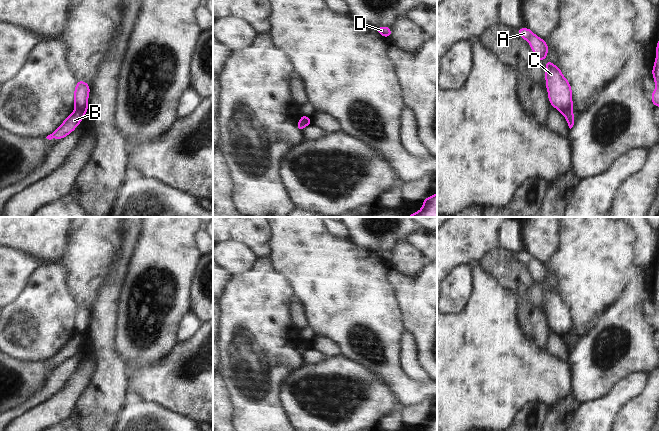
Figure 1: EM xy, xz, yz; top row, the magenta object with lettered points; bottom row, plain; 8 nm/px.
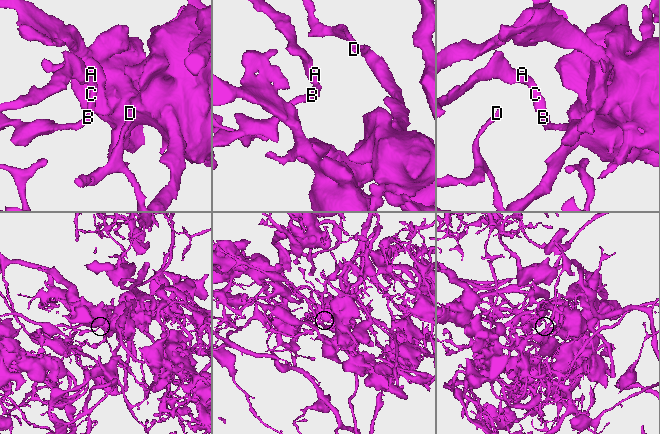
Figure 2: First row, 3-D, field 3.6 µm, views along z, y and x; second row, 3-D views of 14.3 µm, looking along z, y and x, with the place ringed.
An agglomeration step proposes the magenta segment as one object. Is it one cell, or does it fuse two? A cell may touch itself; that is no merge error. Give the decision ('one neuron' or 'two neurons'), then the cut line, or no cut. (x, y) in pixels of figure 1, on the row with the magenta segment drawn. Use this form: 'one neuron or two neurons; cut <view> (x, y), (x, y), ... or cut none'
two neurons; cut xy (75, 107), (84, 114)

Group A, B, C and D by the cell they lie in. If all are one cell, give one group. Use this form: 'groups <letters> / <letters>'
groups A C D / B

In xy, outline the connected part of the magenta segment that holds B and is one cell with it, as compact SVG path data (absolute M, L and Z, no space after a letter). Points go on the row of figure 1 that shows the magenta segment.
M75 108L70 116L68 116L62 124L46 138L51 140L53 138L59 140L65 138L67 135L72 133L76 127L82 122L85 114Z

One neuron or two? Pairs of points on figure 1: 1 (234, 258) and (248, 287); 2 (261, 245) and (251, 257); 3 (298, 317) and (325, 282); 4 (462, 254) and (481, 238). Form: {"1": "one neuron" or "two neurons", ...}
{"1": "two neurons", "2": "two neurons", "3": "two neurons", "4": "one neuron"}

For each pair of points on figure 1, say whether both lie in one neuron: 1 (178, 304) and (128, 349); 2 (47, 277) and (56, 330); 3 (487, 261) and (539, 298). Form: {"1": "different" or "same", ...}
{"1": "same", "2": "same", "3": "different"}

